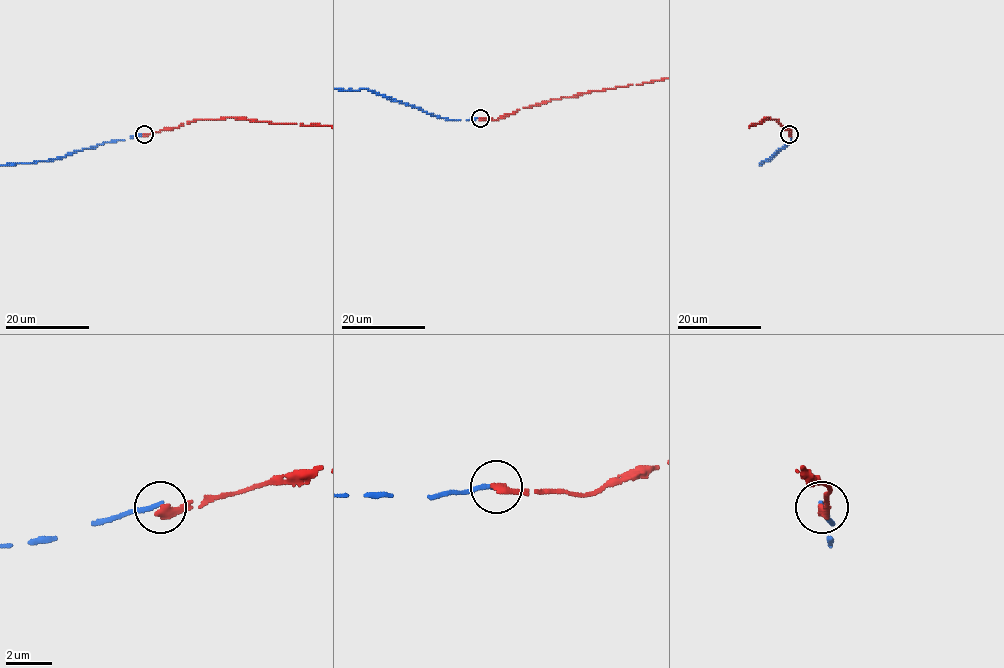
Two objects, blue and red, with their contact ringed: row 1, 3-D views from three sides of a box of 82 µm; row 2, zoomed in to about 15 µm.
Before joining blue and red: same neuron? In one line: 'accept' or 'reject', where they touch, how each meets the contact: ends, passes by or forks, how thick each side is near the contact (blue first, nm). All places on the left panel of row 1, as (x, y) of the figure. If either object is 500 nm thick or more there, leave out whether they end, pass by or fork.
reject; place (144, 134); blue ends; red ends; calibres 200 and 320 nm

